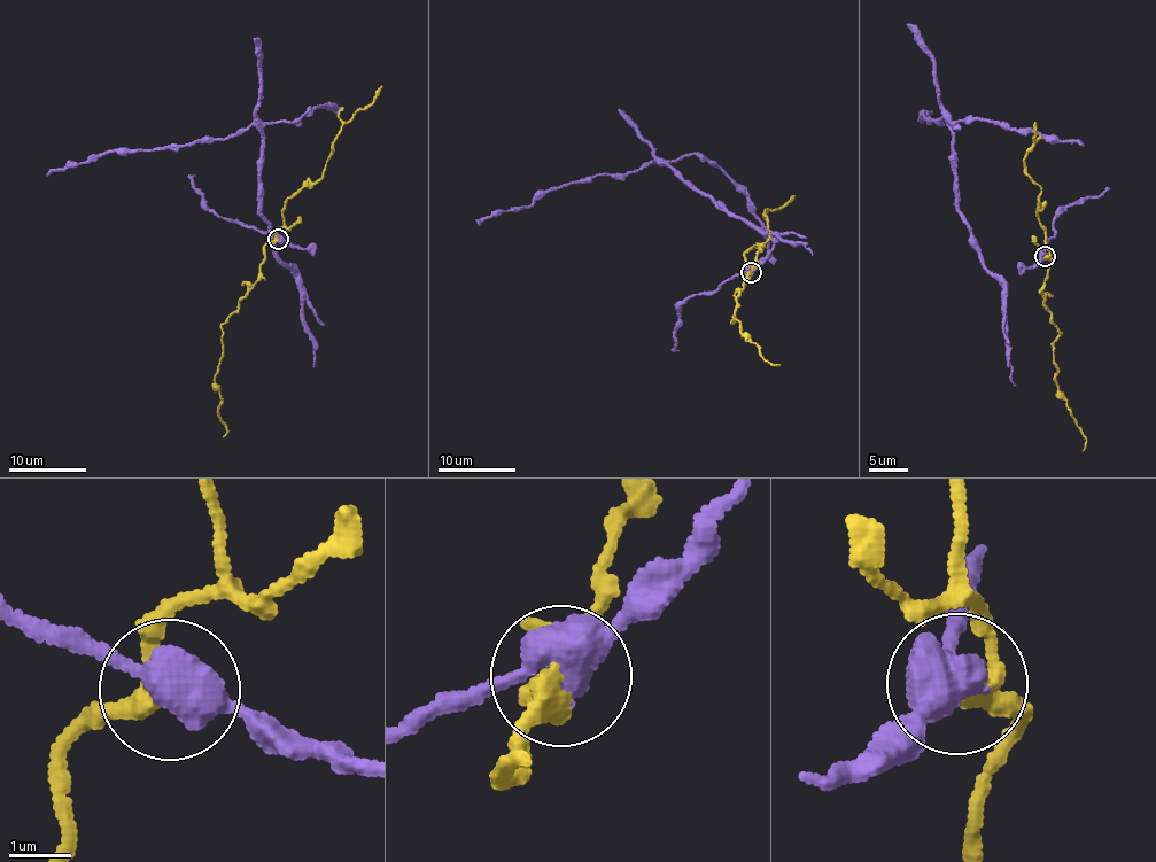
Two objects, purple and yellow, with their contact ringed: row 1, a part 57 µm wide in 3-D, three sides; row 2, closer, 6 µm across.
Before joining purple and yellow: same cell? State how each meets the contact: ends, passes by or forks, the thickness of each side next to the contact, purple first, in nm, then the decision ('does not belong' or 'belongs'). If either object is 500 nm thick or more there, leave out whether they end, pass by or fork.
calibres 550 and 320 nm; does not belong

